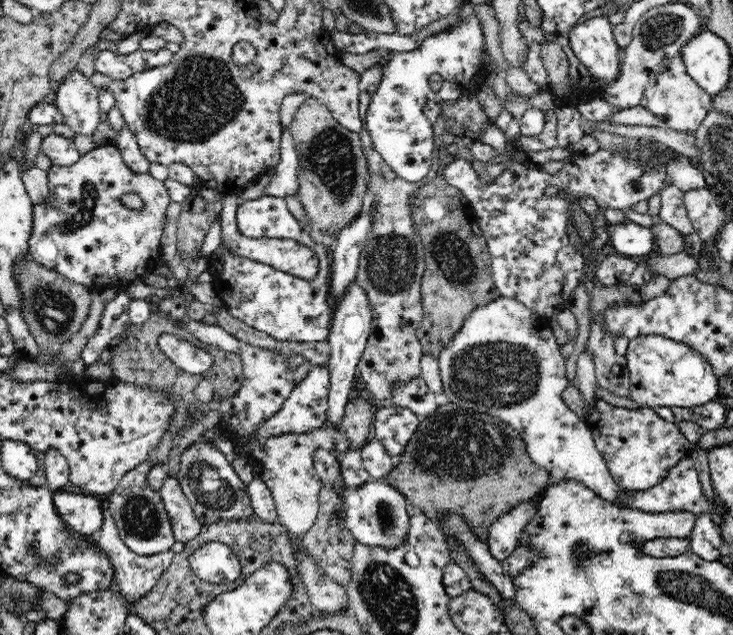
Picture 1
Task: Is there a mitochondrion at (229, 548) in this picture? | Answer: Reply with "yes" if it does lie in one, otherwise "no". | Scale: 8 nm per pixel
no

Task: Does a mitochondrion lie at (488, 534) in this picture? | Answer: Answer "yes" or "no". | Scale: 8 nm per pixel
no

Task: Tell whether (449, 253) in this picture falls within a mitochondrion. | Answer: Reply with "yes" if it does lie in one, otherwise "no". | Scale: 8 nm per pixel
yes

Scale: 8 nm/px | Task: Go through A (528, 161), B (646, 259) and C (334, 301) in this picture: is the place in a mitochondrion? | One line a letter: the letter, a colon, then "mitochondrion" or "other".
A: other
B: other
C: other

